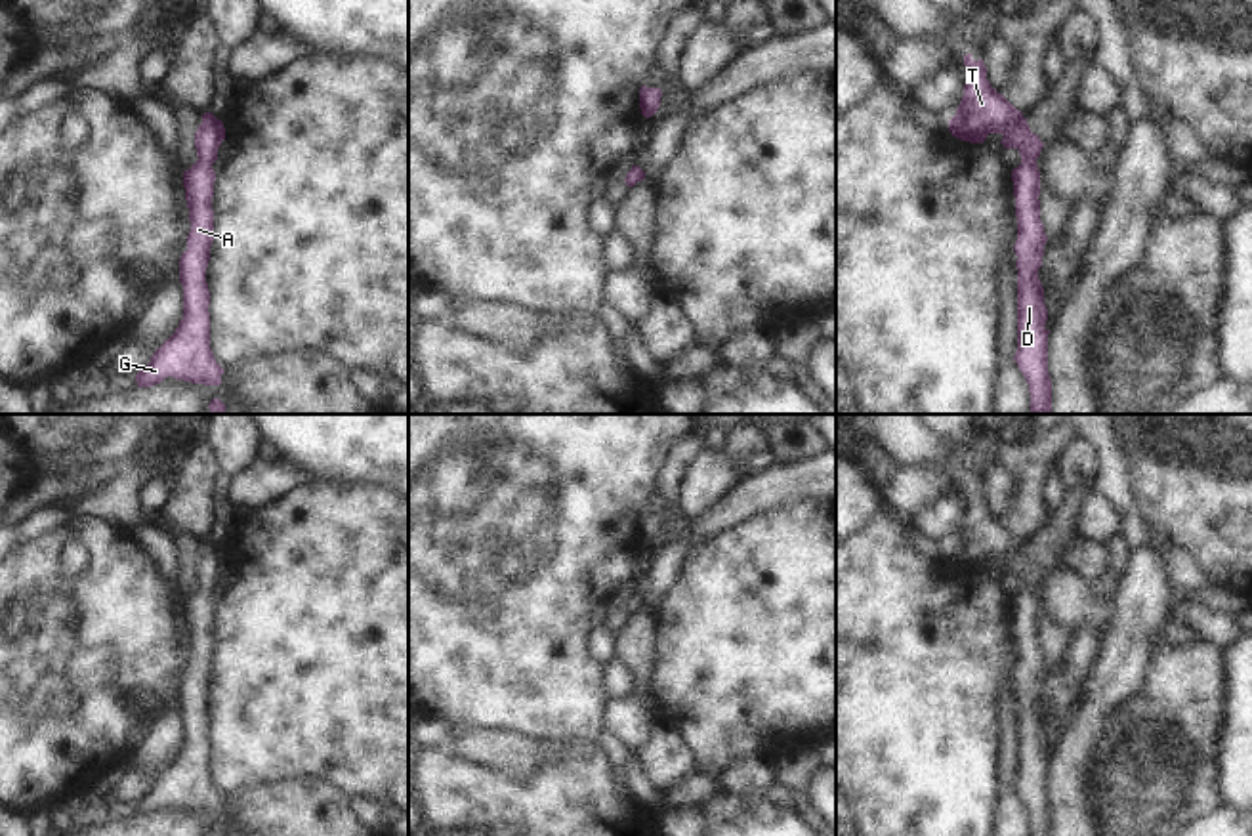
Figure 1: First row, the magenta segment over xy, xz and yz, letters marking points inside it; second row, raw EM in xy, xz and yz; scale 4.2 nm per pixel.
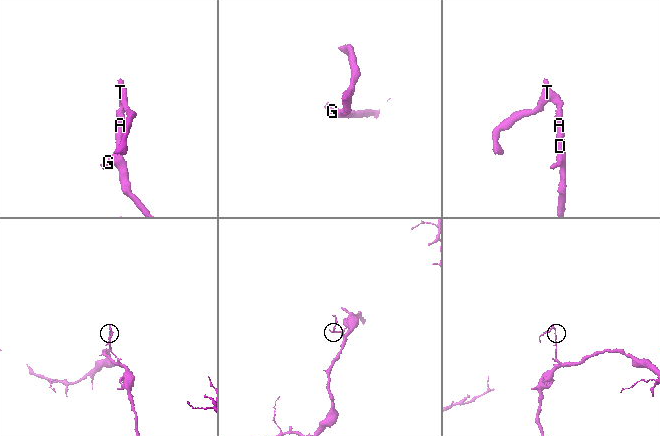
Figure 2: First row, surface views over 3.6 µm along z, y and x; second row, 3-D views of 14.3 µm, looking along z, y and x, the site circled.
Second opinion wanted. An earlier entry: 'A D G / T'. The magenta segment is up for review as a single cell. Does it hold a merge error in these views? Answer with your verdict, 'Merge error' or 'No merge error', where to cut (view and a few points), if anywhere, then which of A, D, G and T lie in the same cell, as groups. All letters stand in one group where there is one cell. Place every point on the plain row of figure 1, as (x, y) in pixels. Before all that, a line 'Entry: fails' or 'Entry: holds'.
Entry: fails
No merge error. No split. Groups: A D G T

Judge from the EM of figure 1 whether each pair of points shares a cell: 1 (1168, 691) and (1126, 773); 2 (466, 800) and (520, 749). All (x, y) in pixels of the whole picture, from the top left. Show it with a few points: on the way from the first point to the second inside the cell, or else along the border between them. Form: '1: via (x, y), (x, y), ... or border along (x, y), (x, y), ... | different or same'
1: via (1168, 712), (1167, 733), (1147, 752) | same
2: border along (455, 752), (512, 779), (525, 779), (541, 758) | different

